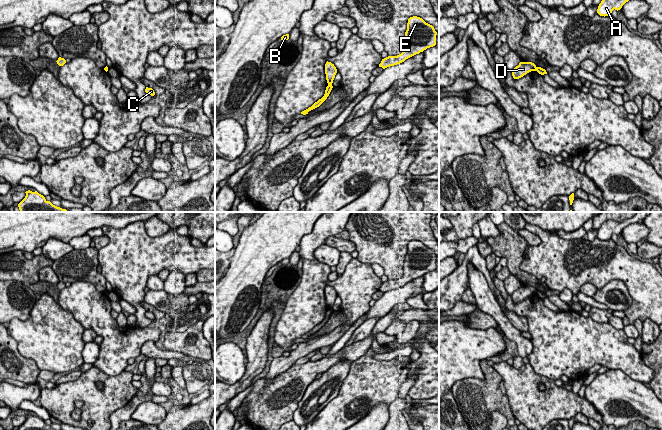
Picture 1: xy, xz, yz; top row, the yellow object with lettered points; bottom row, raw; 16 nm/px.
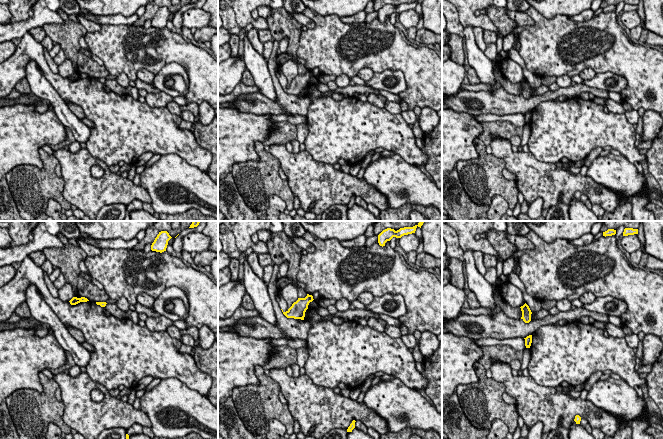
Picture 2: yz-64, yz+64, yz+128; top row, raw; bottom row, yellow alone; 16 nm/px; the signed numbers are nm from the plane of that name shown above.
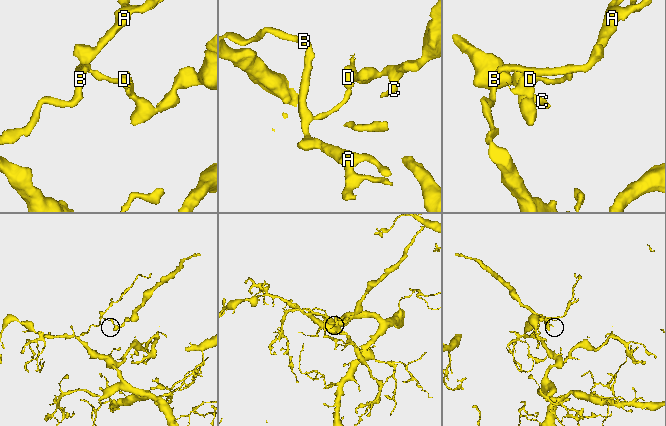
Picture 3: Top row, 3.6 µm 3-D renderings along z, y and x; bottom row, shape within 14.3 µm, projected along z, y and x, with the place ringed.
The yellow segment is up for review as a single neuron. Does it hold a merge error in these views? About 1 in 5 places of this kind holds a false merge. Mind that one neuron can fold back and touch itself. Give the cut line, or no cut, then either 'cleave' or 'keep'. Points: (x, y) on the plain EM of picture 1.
xz (328, 308), (331, 309) | cleave

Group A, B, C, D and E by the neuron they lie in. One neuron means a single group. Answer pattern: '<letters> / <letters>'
A B / C D E

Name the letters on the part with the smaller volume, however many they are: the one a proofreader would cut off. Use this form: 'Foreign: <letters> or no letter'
Foreign: C, D, E

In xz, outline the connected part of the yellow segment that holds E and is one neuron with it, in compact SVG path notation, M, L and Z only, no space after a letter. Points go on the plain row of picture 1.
M417 240L410 241L405 256L403 276L397 280L388 280L382 283L379 291L385 293L400 288L427 272L435 270L436 259L437 256L434 251L426 247L422 242Z

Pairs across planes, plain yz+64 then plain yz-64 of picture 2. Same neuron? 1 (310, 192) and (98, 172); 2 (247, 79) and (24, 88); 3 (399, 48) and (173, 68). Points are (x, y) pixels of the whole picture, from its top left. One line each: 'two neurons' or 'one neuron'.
1: two neurons
2: one neuron
3: two neurons

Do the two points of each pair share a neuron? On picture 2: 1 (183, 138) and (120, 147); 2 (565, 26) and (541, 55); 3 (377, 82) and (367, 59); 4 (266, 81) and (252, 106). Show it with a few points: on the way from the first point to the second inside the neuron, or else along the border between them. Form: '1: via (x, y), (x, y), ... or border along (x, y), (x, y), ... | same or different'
1: via (167, 138), (136, 138) | same
2: via (560, 33), (560, 36), (548, 48) | same
3: border along (397, 69), (374, 73) | different
4: border along (268, 69), (276, 96), (275, 101) | different

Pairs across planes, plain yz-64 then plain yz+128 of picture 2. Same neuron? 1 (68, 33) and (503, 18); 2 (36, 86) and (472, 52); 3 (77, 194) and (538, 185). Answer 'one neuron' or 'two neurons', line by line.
1: one neuron
2: one neuron
3: one neuron

